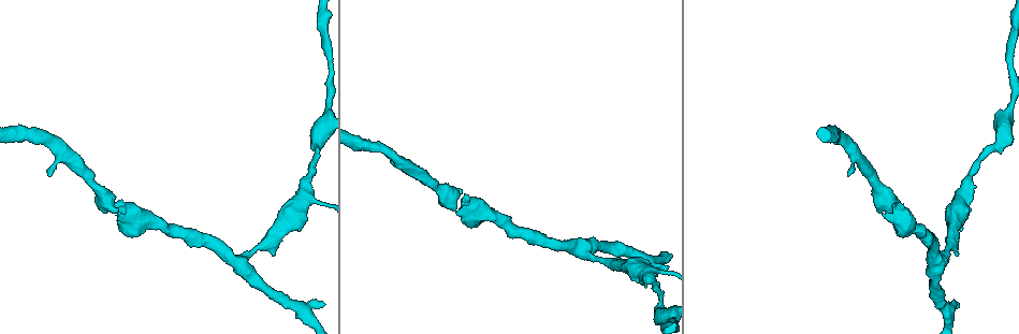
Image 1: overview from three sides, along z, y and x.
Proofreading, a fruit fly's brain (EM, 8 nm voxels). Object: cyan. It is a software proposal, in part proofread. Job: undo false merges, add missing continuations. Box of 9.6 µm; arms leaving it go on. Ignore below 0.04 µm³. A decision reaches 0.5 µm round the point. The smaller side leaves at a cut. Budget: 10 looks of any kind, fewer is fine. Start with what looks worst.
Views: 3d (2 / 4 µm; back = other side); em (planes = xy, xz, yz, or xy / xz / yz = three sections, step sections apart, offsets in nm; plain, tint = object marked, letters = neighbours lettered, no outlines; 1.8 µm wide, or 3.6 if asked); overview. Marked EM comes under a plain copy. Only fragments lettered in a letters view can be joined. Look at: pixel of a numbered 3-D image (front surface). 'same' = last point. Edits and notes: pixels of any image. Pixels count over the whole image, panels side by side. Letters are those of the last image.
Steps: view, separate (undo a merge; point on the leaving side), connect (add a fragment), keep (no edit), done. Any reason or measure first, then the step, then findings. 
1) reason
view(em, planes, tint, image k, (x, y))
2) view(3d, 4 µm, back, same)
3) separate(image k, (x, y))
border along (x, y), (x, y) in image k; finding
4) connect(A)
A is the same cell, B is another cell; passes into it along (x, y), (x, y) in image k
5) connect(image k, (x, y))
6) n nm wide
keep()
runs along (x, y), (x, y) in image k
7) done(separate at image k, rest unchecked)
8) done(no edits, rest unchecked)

thick end
view(em, xz, step 8, tint, image 1, (848, 176))

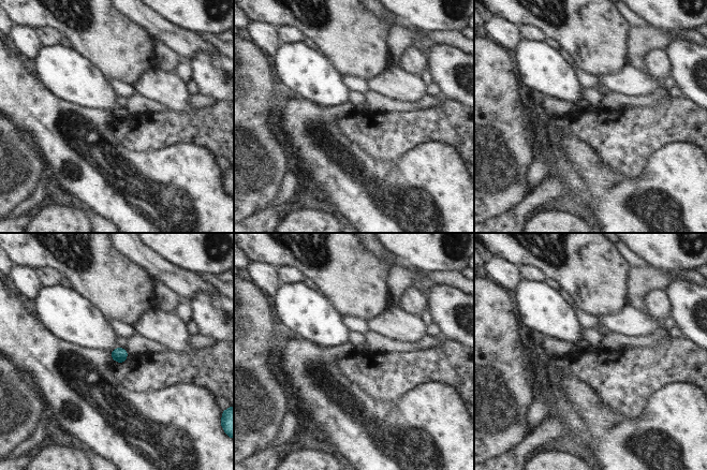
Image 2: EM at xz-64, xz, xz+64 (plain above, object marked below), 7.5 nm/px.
view(em, xz, step 8, letters, same)

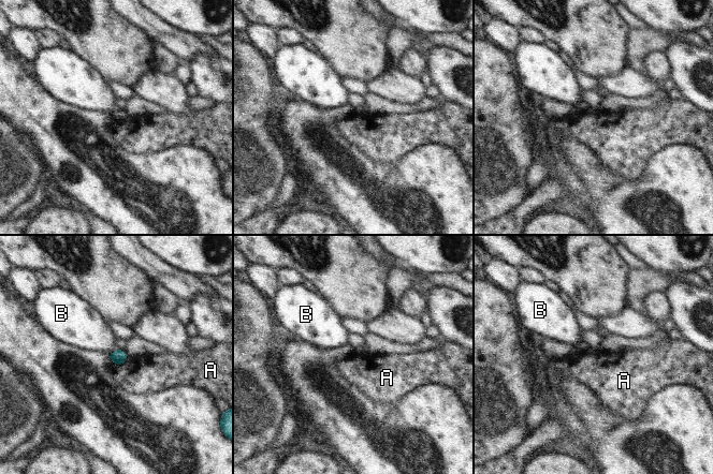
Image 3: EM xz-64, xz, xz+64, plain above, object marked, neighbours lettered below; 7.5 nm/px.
keep()
A and B are other cells; none of them fits

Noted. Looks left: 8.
view(em, yz, step 16, tint, image 1, (939, 262))

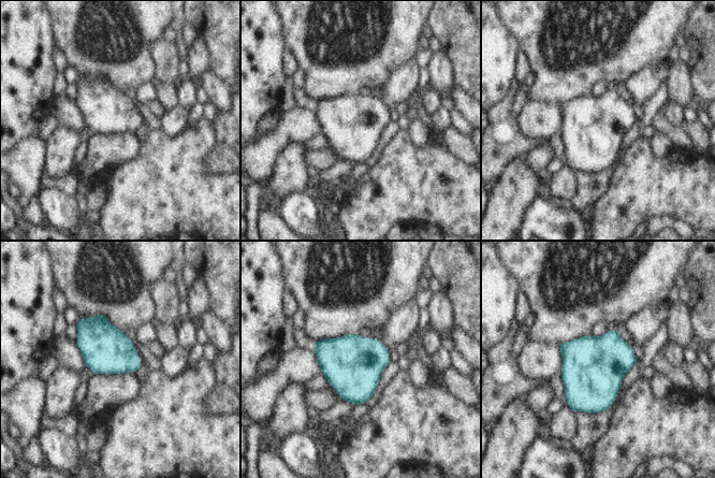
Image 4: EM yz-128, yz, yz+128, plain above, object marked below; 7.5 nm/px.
view(em, planes, letters, same)

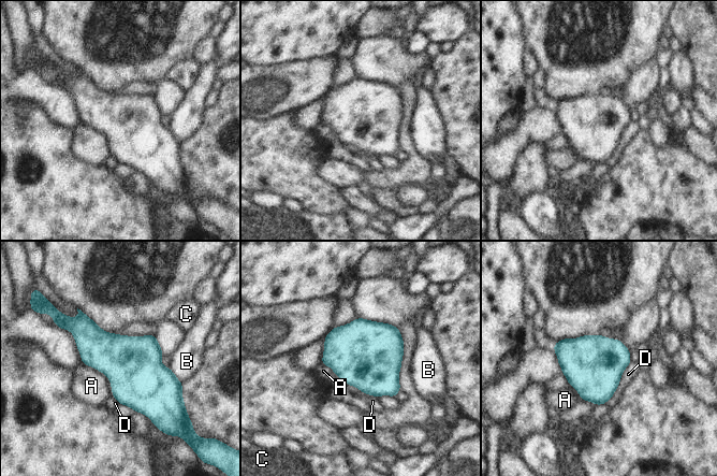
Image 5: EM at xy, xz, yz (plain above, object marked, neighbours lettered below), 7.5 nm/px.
D touches over 380 nm
keep()
A, B, C and D are other cells; border along (82, 362), (107, 377), (113, 395) in image 5; continuous, no second neuron

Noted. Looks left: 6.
three-way junction
view(3d, 4 µm, image 1, (647, 274))

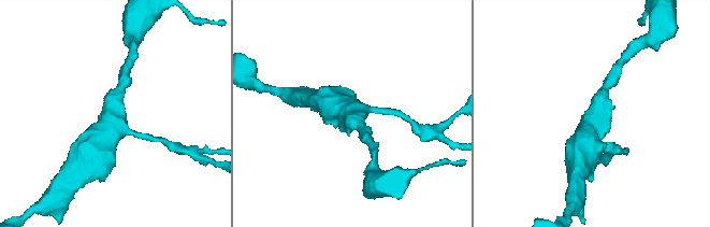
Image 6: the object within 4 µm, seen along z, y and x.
3 arms
view(em, 3.6 µm, planes, tint, image 6, (106, 127))

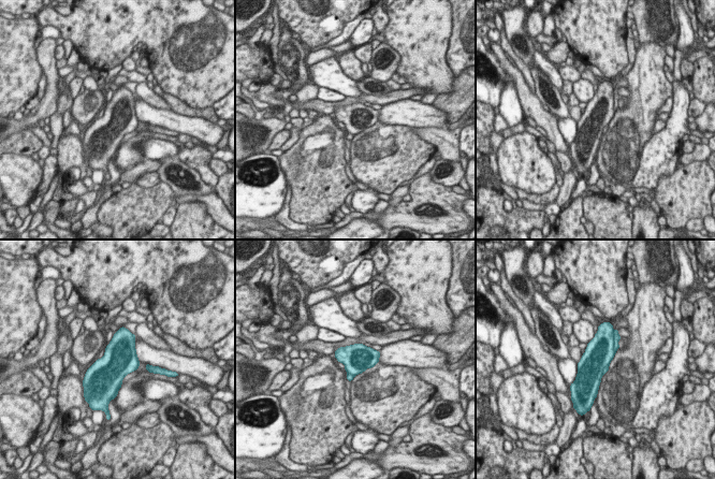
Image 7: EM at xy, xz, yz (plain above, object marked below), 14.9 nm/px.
view(em, 3.6 µm, planes, letters, same)

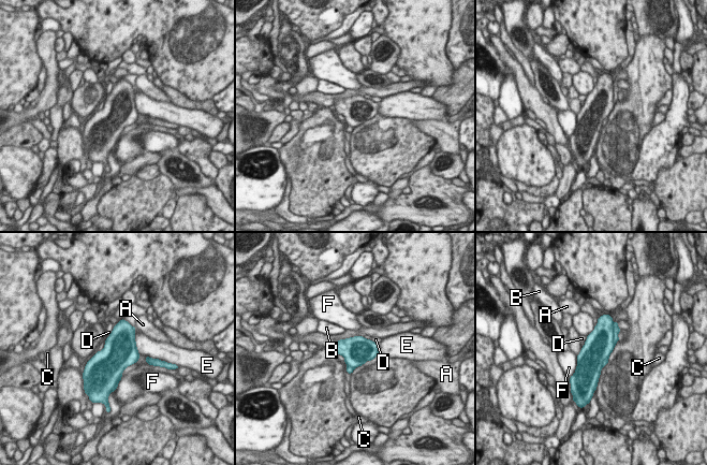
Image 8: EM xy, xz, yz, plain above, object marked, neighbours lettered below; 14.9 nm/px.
440 nm wide
keep()
A, B, C, D, E and F are other cells; border along (114, 327), (107, 336) in image 8; all the same neuron

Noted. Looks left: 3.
thick turns thin
view(em, xz, step 16, tint, image 1, (481, 216))

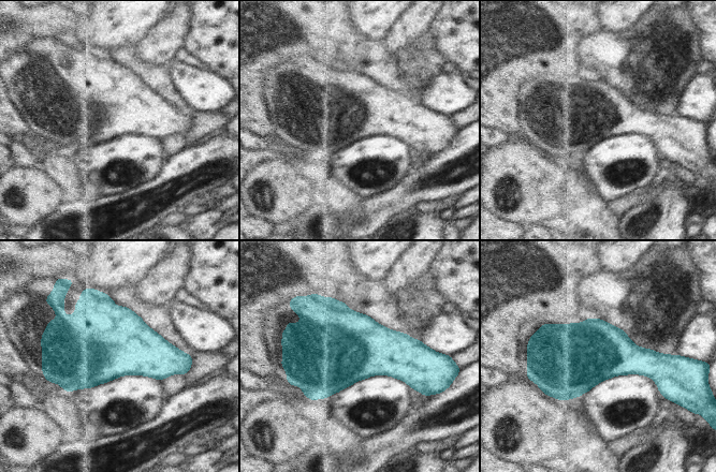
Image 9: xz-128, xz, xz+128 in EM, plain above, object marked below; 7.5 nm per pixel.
another direction
view(em, planes, tint, same)

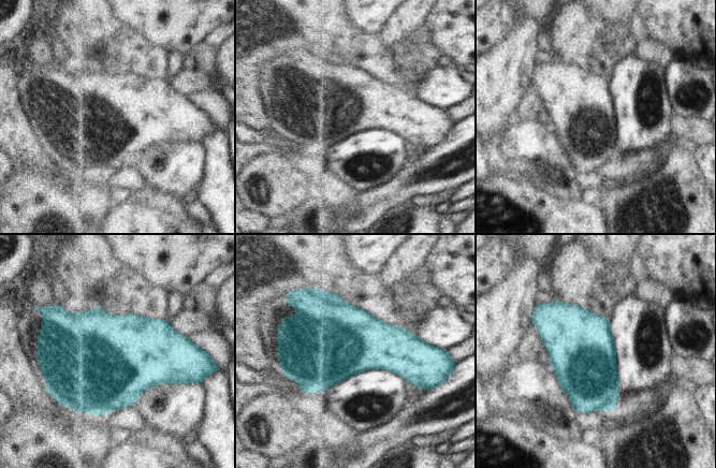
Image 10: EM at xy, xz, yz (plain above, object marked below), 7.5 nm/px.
view(em, planes, letters, same)

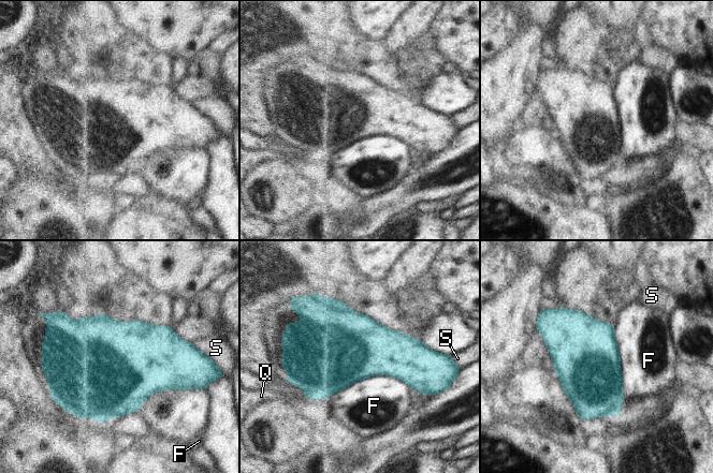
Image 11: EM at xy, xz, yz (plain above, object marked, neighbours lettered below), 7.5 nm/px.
keep()
F, Q and S are other cells; border along (412, 388), (370, 375), (314, 401) in image 11; continuous, no second neuron

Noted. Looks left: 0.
done(no edits, rest unchecked)

